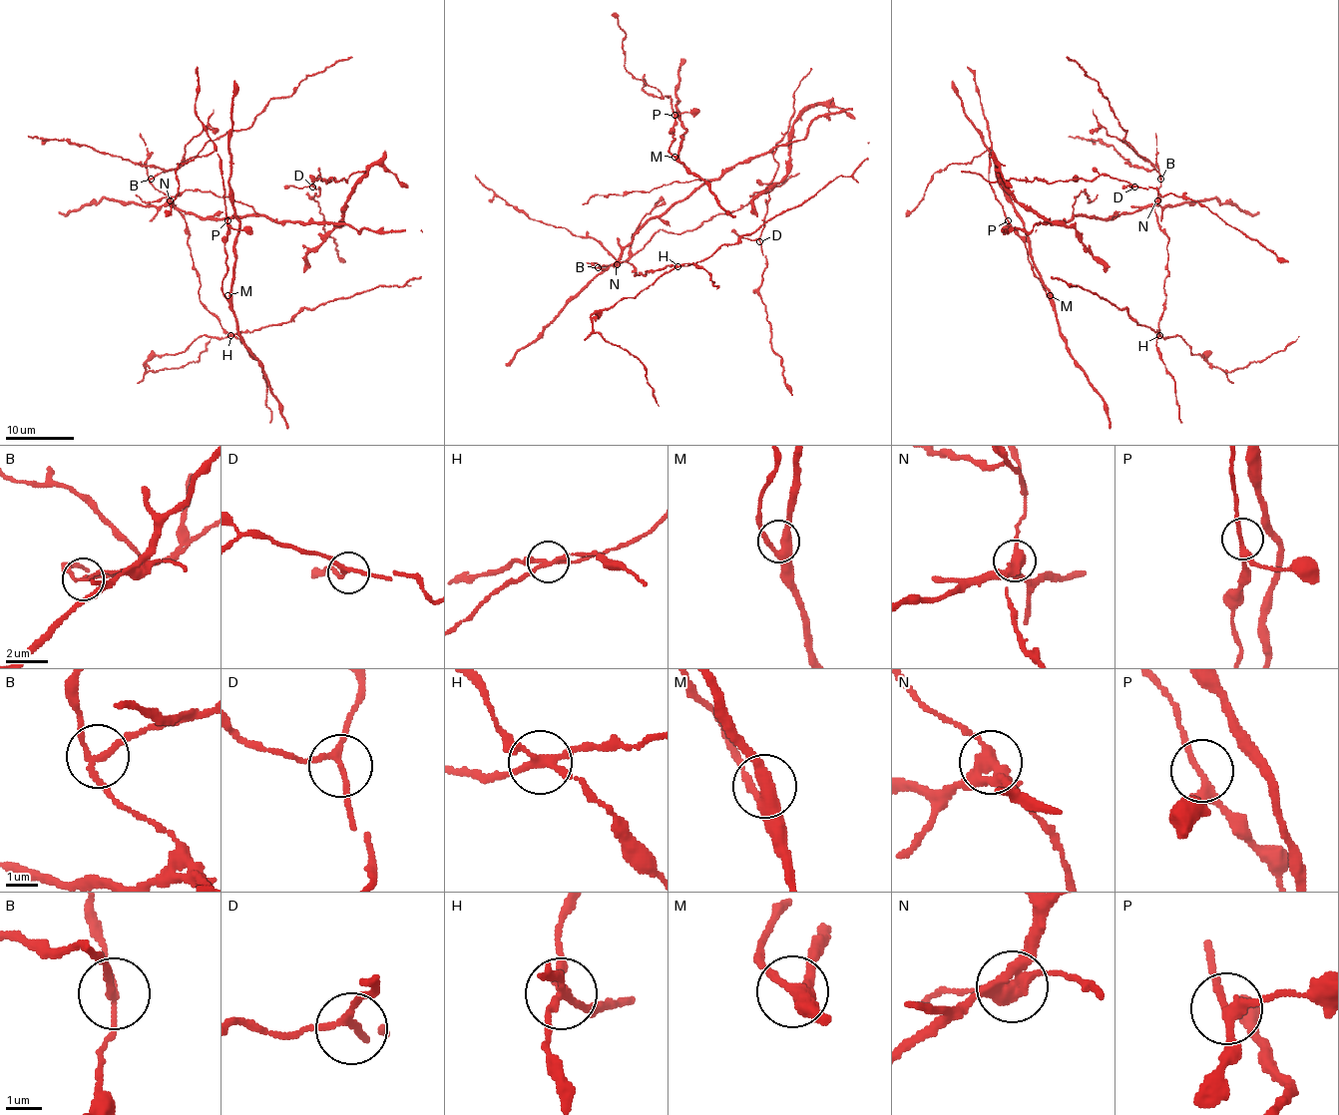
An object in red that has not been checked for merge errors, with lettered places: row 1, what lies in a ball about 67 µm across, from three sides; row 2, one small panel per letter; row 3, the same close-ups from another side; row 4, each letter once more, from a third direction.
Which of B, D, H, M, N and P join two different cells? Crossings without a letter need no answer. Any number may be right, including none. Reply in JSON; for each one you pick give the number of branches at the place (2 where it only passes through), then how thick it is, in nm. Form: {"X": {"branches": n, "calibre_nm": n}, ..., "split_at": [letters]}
{"B": {"branches": 3, "calibre_nm": 160}, "H": {"branches": 4, "calibre_nm": 200}, "N": {"branches": 3, "calibre_nm": 400}, "split_at": ["B", "H", "N"]}

